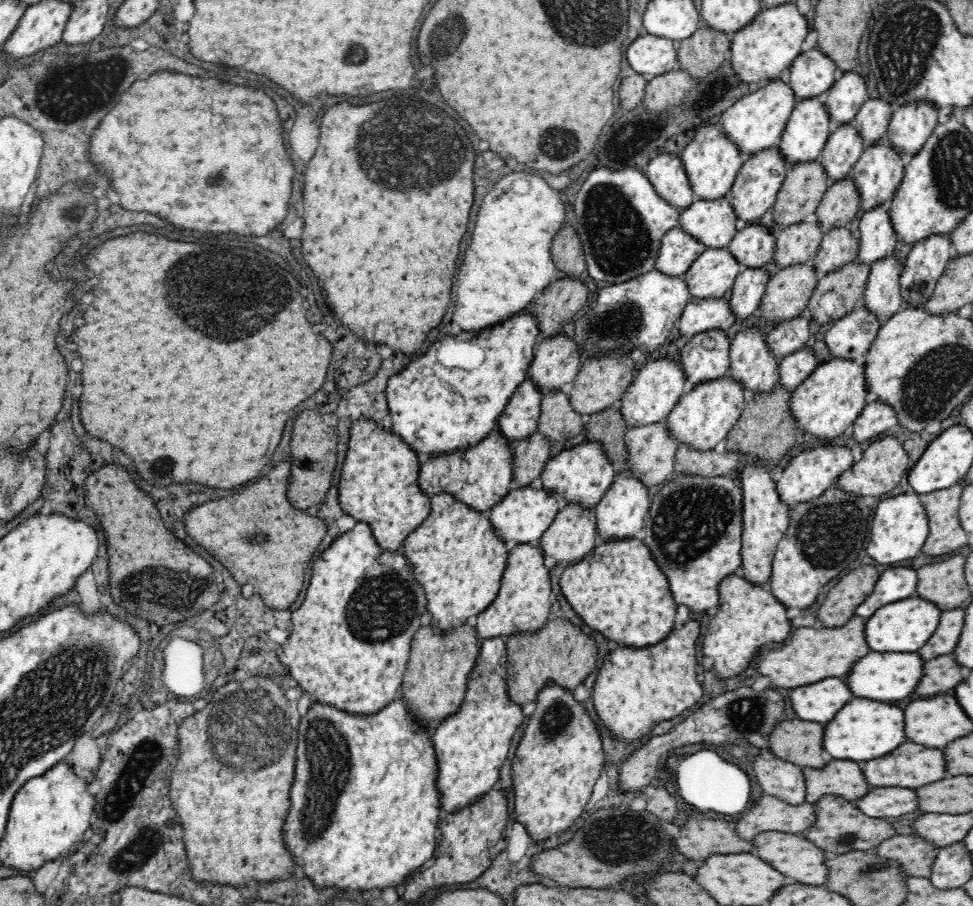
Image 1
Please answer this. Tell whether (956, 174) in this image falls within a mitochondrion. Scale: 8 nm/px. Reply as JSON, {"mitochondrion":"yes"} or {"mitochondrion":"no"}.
{"mitochondrion":"yes"}

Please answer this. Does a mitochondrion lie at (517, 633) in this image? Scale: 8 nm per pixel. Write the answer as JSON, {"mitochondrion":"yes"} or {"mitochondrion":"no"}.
{"mitochondrion":"no"}

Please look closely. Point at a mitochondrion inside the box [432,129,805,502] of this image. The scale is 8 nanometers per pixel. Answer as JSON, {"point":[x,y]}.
{"point":[618,238]}

